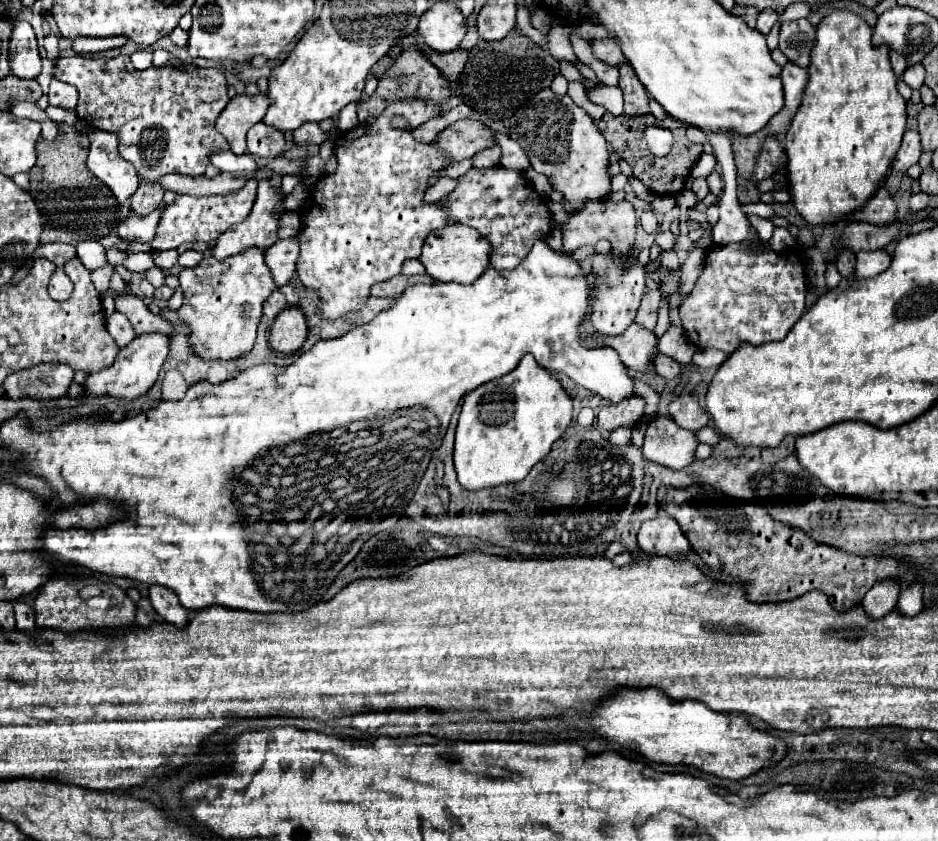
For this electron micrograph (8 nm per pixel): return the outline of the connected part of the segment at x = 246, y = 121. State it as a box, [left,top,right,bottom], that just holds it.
[215,94,269,154]

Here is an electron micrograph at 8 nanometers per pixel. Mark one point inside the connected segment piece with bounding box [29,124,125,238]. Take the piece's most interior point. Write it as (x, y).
(68, 196)

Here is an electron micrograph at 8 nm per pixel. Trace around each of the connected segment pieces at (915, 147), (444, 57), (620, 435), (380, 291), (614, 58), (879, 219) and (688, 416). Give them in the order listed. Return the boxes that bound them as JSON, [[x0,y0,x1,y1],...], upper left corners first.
[[893,130,921,170],[425,50,467,80],[609,428,631,446],[371,274,435,298],[591,38,625,66],[853,186,899,226],[669,396,709,432]]

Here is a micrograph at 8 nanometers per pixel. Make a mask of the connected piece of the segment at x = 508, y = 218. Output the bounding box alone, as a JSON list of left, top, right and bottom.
[443,166,551,268]

